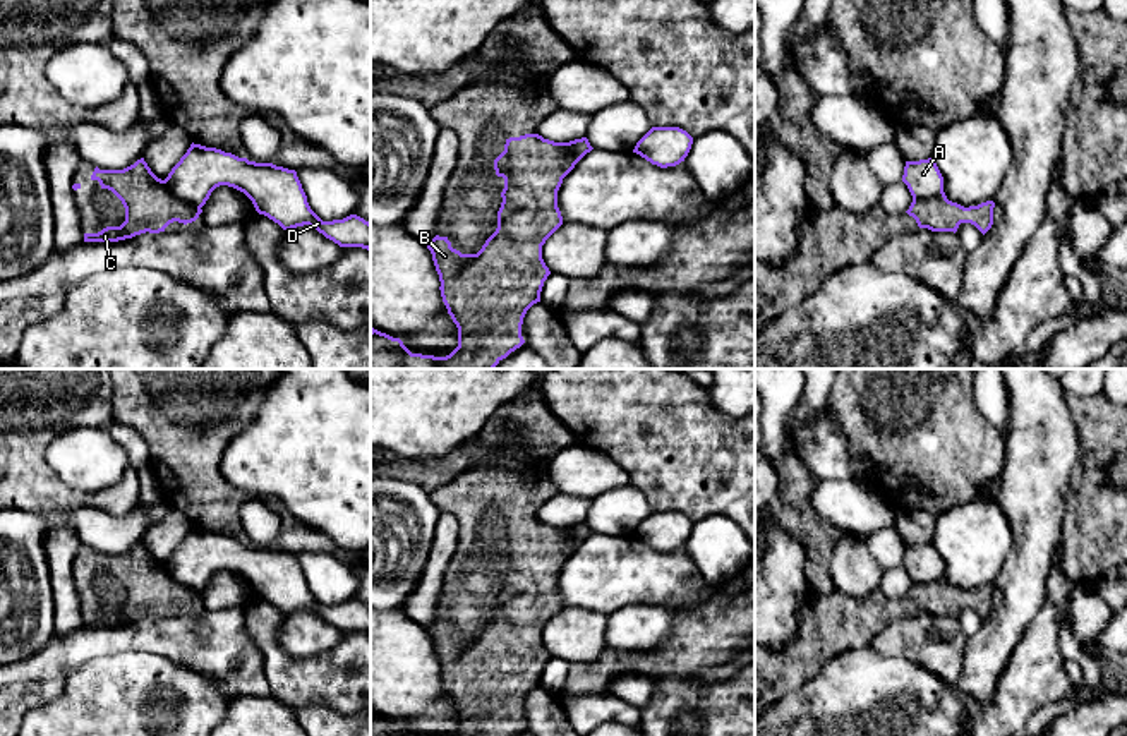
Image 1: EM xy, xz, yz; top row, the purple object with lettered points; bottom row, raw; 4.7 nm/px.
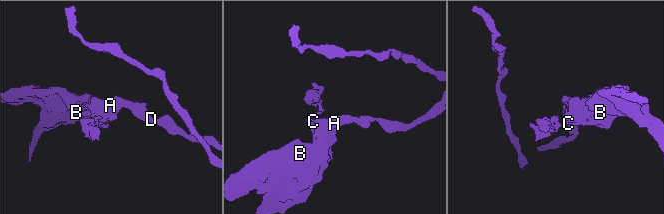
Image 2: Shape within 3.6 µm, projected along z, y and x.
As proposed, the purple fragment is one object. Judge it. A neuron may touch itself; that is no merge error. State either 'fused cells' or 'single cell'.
fused cells

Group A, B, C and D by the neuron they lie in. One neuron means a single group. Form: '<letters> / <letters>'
A D / B C

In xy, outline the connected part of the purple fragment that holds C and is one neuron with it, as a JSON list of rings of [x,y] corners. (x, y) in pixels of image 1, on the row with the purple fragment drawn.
[[[144,158],[124,170],[94,168],[91,180],[111,190],[125,208],[120,226],[106,226],[98,233],[84,233],[84,242],[118,242],[141,233],[160,233],[173,223],[192,223],[201,208],[177,199],[165,180],[158,178]]]

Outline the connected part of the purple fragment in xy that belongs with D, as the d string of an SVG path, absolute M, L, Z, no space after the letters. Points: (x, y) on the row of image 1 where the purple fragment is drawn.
M192 142L165 182L177 199L197 208L206 204L216 187L228 185L244 192L259 214L268 216L283 230L309 225L340 247L371 250L371 223L357 214L322 221L310 209L295 170L249 161Z

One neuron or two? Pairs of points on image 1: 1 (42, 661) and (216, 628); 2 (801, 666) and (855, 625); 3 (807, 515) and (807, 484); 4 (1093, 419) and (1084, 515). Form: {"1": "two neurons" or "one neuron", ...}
{"1": "one neuron", "2": "one neuron", "3": "one neuron", "4": "one neuron"}

